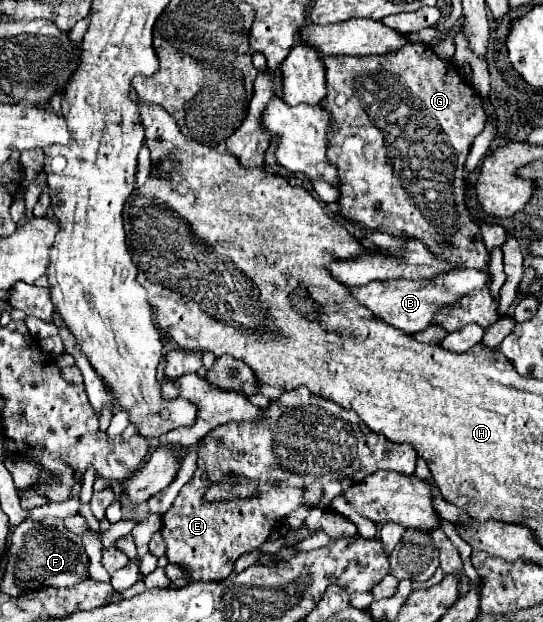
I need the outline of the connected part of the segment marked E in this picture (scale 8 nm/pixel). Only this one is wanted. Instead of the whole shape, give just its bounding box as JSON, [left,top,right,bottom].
[161,387,417,581]

